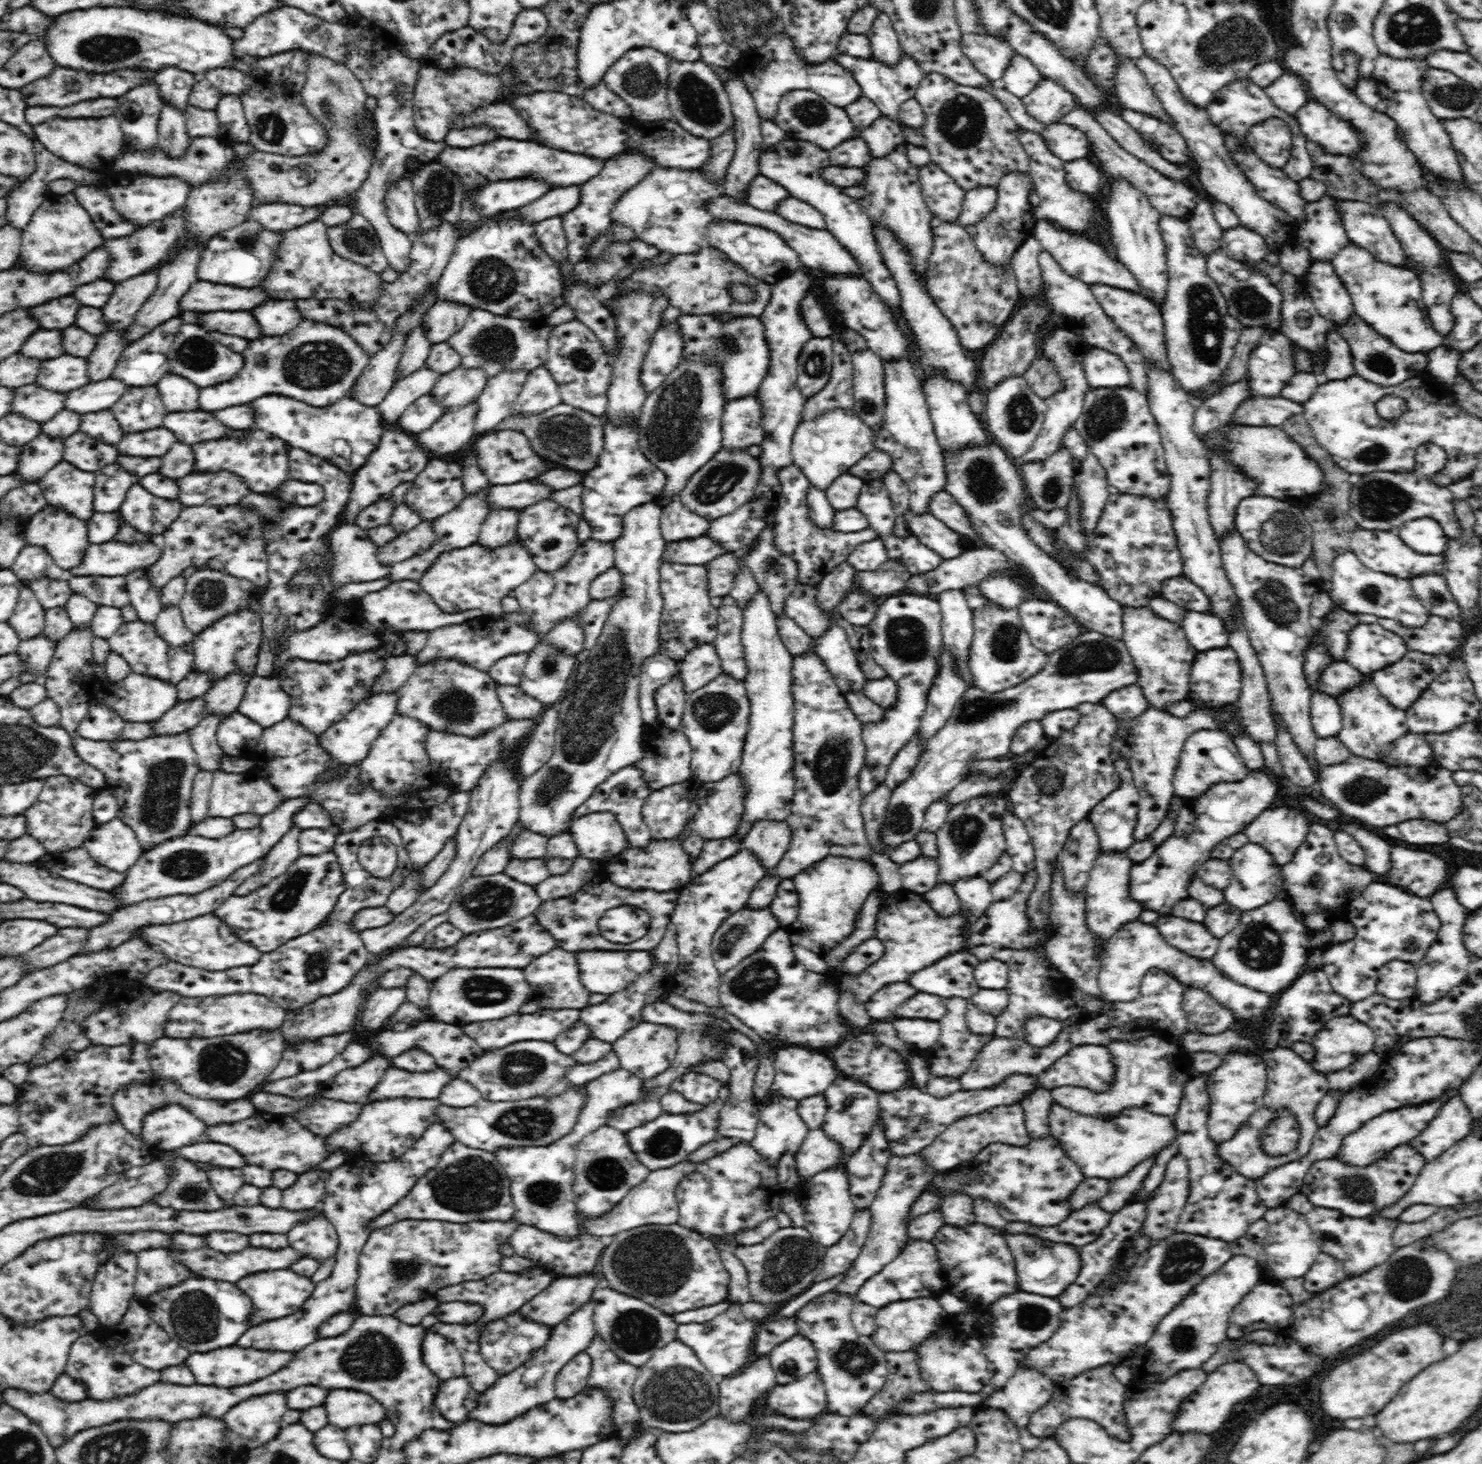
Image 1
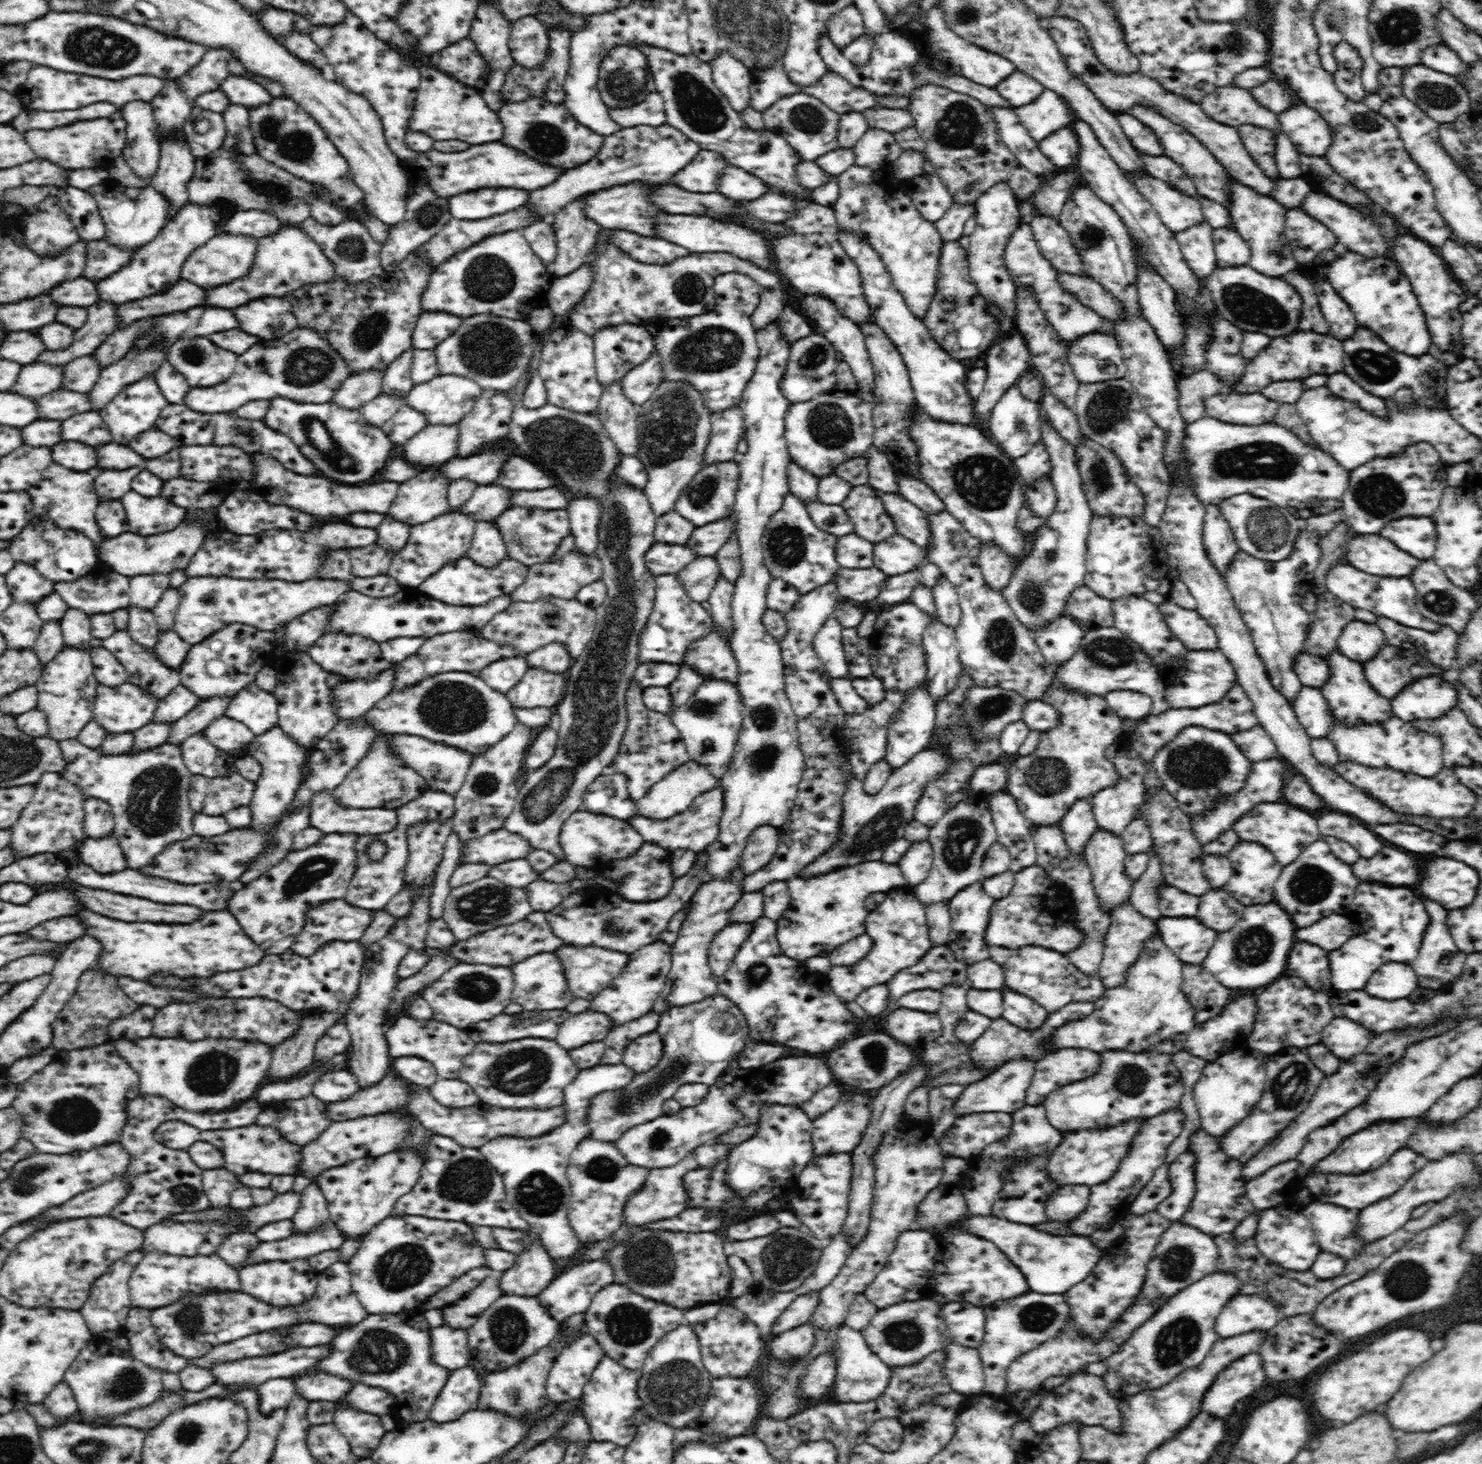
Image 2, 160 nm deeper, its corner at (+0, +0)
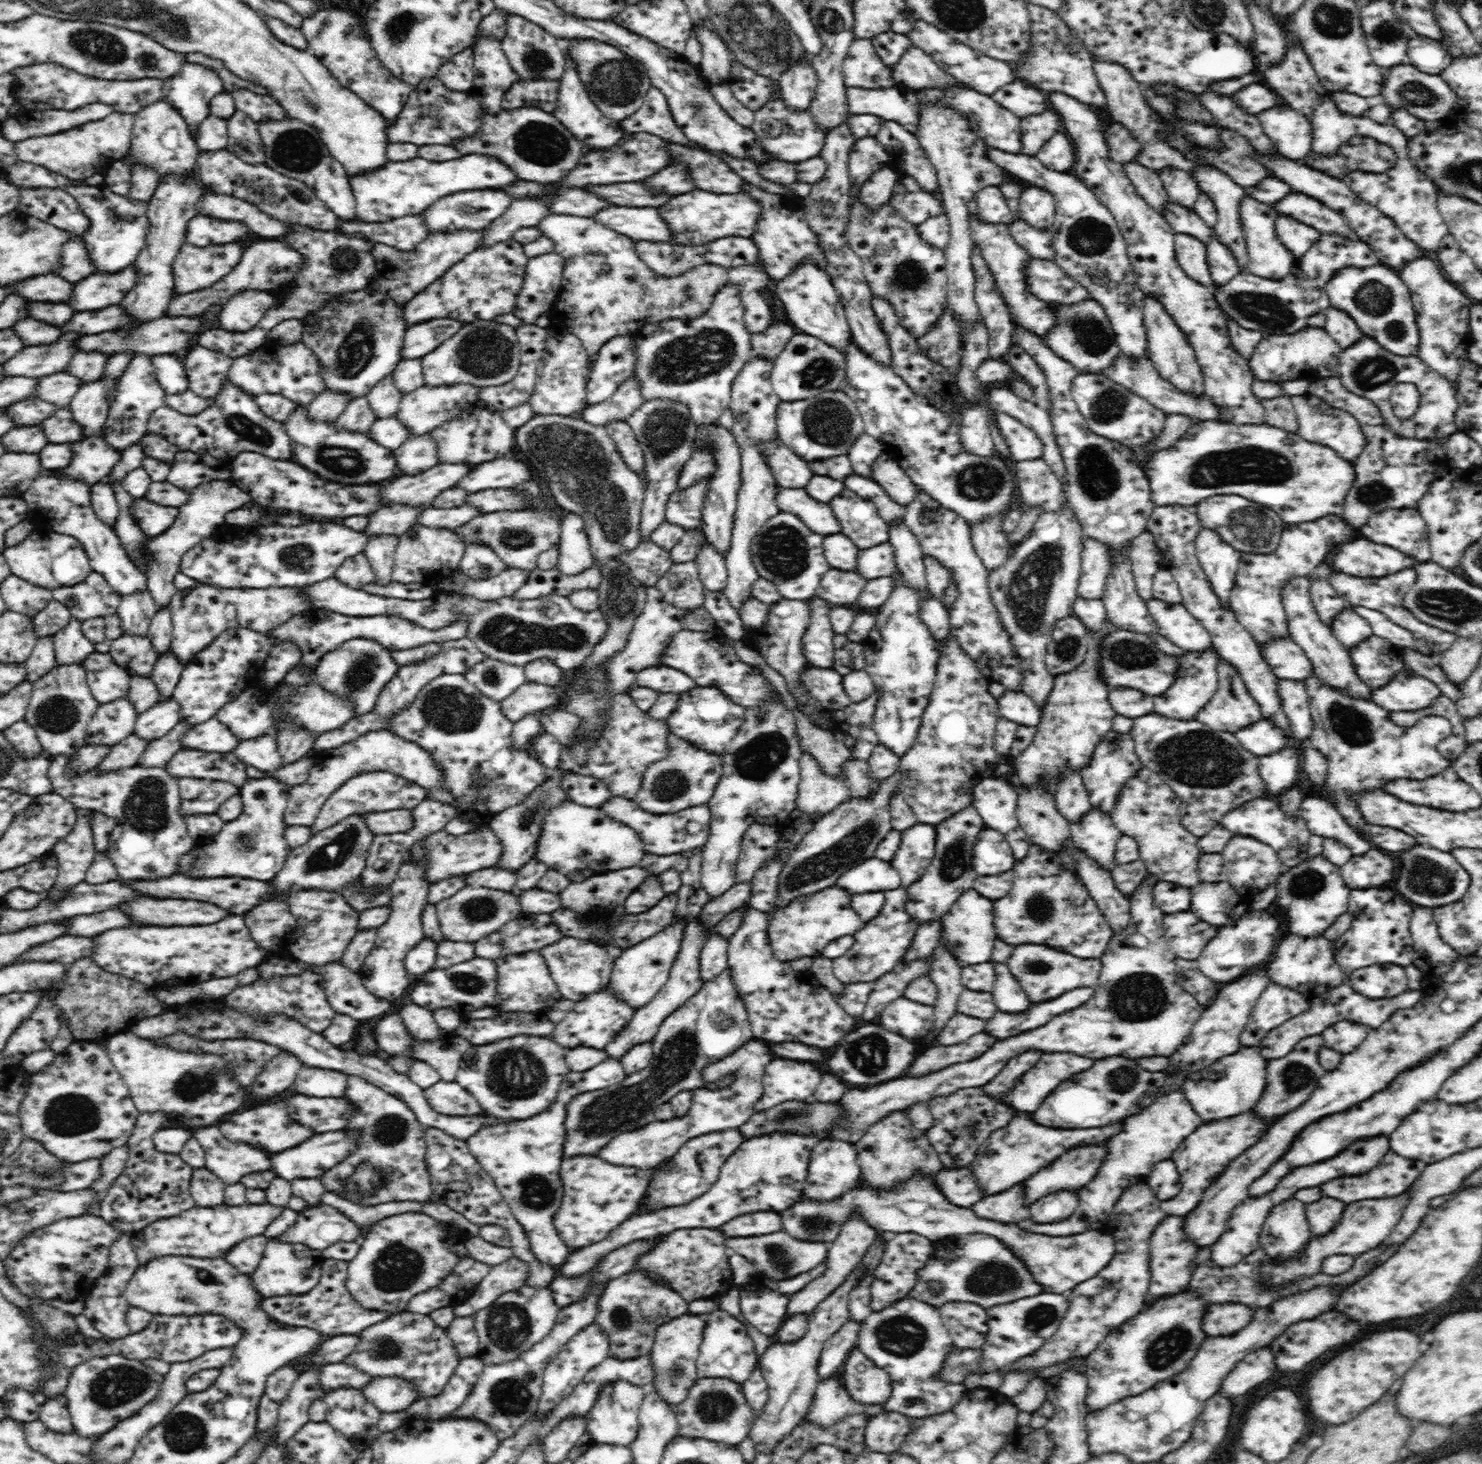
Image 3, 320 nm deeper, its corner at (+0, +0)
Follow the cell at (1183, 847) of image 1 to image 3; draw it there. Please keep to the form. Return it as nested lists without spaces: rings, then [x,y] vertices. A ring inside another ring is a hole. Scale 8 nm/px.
[[[1287,747],[1269,756],[1259,758],[1260,777],[1266,794],[1280,794],[1298,780],[1301,749]]]

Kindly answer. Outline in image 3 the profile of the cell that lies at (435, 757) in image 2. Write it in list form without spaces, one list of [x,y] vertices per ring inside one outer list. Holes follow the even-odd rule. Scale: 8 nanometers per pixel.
[[[387,730],[362,734],[356,740],[339,748],[314,750],[313,760],[314,766],[305,771],[308,780],[290,787],[287,808],[284,812],[285,825],[312,826],[316,815],[335,790],[350,778],[364,772],[387,771],[415,782],[425,789],[439,789],[445,785],[444,773],[432,761],[430,753],[426,753],[418,744],[406,741]]]

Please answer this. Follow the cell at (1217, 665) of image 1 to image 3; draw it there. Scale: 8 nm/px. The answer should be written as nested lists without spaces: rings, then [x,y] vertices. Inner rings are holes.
[[[1208,649],[1202,652],[1186,652],[1178,657],[1176,684],[1168,688],[1164,696],[1155,696],[1153,700],[1154,713],[1180,720],[1192,720],[1205,704],[1212,698],[1218,686],[1217,664],[1220,660],[1216,650]]]

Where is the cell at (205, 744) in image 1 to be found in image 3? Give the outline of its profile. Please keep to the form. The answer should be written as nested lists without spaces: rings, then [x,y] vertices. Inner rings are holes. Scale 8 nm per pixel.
[[[181,749],[165,765],[168,773],[176,779],[198,778],[212,781],[231,782],[238,787],[246,783],[247,766],[235,754],[212,753],[202,750]]]

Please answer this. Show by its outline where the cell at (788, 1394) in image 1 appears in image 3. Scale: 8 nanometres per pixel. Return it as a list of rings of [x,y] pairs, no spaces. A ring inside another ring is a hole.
[[[848,1319],[826,1342],[818,1362],[818,1380],[838,1375],[850,1352],[857,1347],[860,1323]]]

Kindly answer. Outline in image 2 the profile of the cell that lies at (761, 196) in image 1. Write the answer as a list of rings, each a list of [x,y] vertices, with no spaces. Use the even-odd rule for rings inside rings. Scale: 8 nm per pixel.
[[[726,165],[722,169],[717,191],[736,201],[751,201],[771,192],[761,178],[734,165]]]

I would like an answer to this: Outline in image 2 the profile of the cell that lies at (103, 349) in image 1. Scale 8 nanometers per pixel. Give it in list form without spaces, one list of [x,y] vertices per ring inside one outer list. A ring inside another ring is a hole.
[[[93,354],[76,358],[63,368],[61,390],[88,394],[94,388],[101,370]]]

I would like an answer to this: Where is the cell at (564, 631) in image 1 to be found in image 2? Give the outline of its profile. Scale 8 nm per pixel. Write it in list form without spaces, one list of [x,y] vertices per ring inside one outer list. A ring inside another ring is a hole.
[[[559,642],[546,644],[546,646],[526,654],[524,657],[529,668],[541,668],[556,674],[566,672],[575,660],[568,654],[565,644]]]

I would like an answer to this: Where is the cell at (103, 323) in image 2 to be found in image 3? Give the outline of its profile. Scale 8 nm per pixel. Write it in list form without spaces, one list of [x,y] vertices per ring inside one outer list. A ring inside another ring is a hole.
[[[67,333],[61,335],[56,343],[24,347],[18,354],[1,364],[5,376],[42,378],[62,371],[79,352],[77,342],[80,342],[82,336],[88,335]]]

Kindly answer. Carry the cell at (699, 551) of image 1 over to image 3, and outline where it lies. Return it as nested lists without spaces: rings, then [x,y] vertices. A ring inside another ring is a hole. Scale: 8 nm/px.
[[[646,540],[635,549],[627,550],[622,554],[618,564],[629,568],[631,576],[648,587],[658,582],[658,579],[662,578],[673,565],[673,562],[670,560],[668,550]]]

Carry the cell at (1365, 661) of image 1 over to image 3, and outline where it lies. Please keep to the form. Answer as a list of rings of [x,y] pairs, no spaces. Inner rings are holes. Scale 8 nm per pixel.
[[[1350,609],[1341,610],[1329,625],[1334,636],[1348,647],[1348,650],[1373,634],[1370,623]]]

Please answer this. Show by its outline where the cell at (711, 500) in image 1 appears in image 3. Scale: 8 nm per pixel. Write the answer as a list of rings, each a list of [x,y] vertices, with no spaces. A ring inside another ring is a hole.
[[[706,476],[700,482],[672,493],[666,505],[665,520],[687,530],[698,529],[710,479],[711,476]]]

